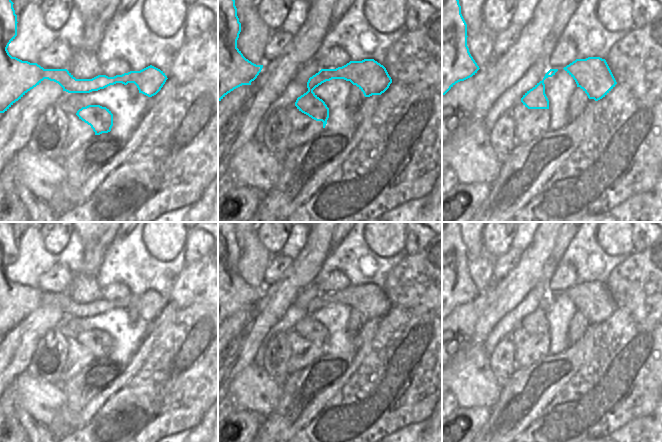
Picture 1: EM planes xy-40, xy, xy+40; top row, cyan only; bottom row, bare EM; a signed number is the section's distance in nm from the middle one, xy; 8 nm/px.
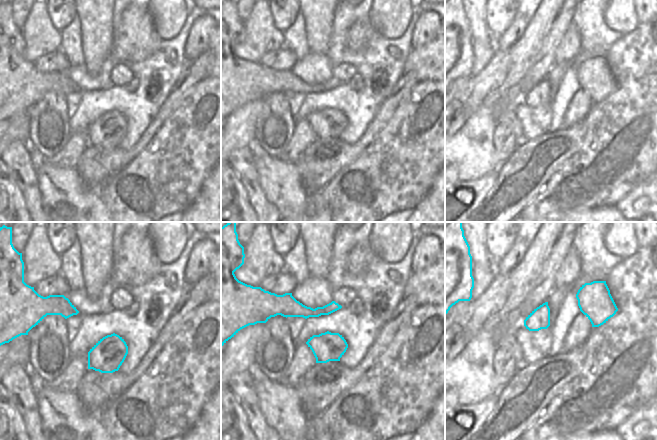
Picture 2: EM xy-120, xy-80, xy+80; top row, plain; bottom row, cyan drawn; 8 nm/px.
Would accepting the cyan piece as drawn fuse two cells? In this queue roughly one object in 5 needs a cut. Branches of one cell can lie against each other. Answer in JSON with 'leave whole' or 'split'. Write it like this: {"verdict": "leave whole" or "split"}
{"verdict": "leave whole"}

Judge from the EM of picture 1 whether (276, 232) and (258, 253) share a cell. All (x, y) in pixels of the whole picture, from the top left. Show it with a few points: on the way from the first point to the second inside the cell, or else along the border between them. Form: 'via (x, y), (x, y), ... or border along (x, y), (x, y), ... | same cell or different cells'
border along (256, 232), (260, 243), (272, 255) | different cells

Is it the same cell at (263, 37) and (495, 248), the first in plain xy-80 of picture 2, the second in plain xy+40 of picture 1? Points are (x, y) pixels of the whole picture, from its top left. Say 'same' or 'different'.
different

